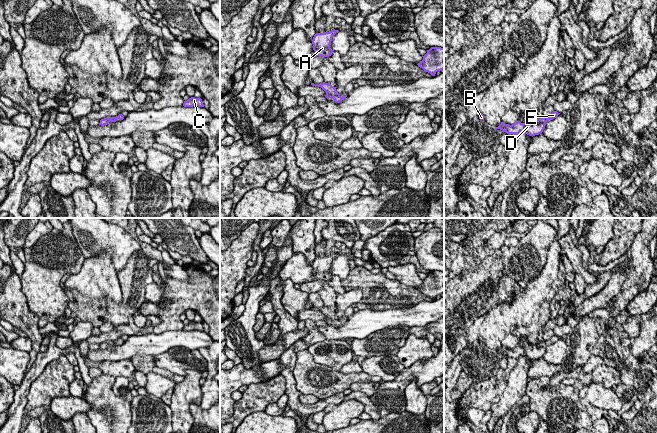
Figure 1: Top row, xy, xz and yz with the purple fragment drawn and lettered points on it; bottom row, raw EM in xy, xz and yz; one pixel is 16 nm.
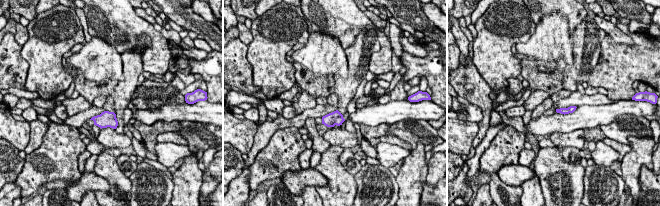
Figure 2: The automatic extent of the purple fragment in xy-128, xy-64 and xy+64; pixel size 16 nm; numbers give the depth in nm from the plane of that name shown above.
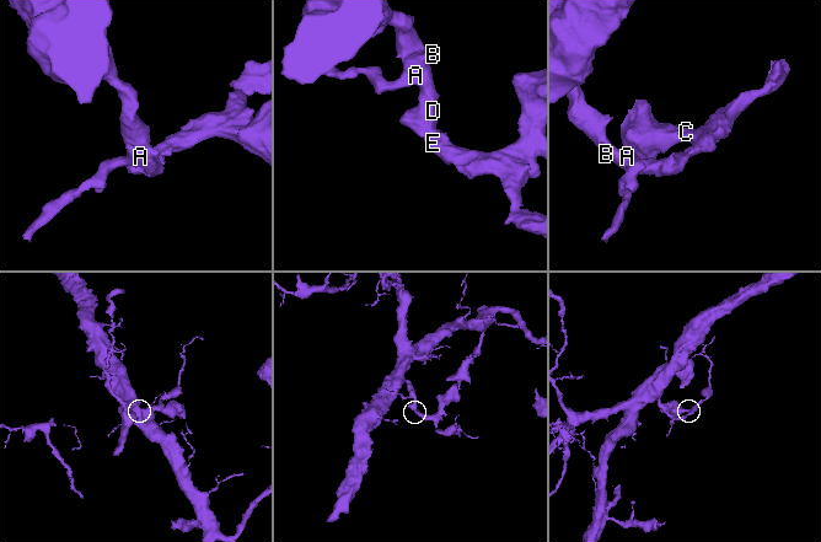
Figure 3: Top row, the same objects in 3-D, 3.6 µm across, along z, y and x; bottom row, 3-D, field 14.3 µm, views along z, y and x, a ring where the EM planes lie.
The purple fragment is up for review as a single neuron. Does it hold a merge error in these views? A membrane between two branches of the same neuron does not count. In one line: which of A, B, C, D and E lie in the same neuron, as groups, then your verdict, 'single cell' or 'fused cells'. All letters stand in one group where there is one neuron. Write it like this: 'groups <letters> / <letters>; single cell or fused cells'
groups A B C D E; single cell

